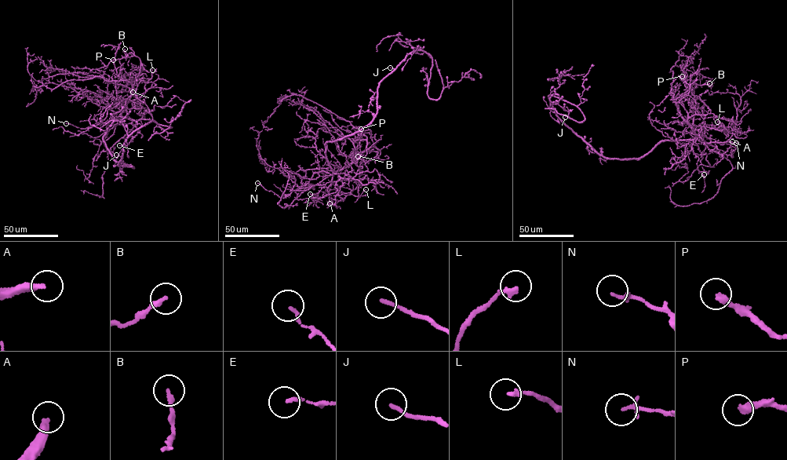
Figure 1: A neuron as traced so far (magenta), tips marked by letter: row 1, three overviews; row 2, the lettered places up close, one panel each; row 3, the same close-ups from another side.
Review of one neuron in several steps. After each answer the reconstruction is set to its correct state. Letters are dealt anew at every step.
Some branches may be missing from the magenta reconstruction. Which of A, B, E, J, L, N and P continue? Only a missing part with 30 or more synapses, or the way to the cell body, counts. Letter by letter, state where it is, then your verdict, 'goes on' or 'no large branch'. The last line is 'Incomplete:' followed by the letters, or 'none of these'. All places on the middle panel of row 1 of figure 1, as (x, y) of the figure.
A: at (329, 203); goes on
B: at (358, 156); no large branch
E: at (310, 194); no large branch
J: at (390, 67); goes on
L: at (366, 189); no large branch
N: at (257, 183); no large branch
P: at (361, 129); goes on
Incomplete: A, J, P

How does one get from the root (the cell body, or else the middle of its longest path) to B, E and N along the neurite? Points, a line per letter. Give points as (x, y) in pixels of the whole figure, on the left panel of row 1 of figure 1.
B: (114, 160), (103, 136), (132, 94), (140, 67), (139, 57), (132, 52), (125, 54), (125, 49)
E: (114, 160), (103, 137), (121, 115), (132, 120), (132, 123), (137, 127), (138, 133), (128, 144), (119, 145)
N: (114, 160), (103, 137), (122, 111), (111, 117), (107, 123), (98, 123), (85, 128), (66, 123)

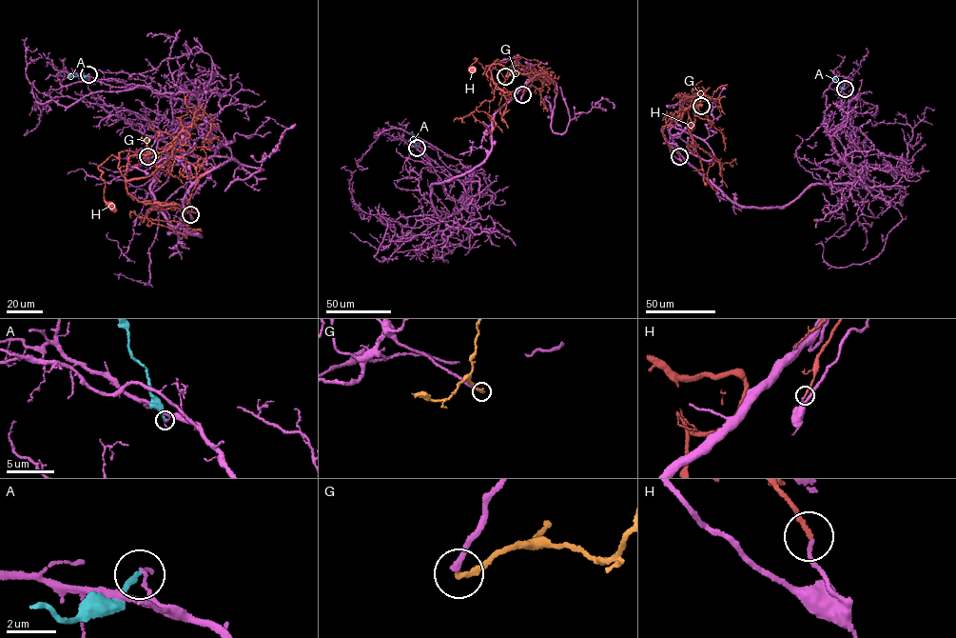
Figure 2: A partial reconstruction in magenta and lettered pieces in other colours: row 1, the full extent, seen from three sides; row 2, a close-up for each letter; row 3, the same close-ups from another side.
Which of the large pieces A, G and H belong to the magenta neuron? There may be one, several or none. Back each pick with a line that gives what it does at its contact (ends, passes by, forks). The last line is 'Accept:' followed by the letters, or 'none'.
Accept: none

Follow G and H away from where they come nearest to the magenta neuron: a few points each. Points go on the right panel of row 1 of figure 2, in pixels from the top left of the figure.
G: (701, 106), (699, 90), (691, 89)
H: (679, 156), (666, 142), (663, 126), (686, 108), (692, 139), (715, 158), (707, 179), (716, 191)

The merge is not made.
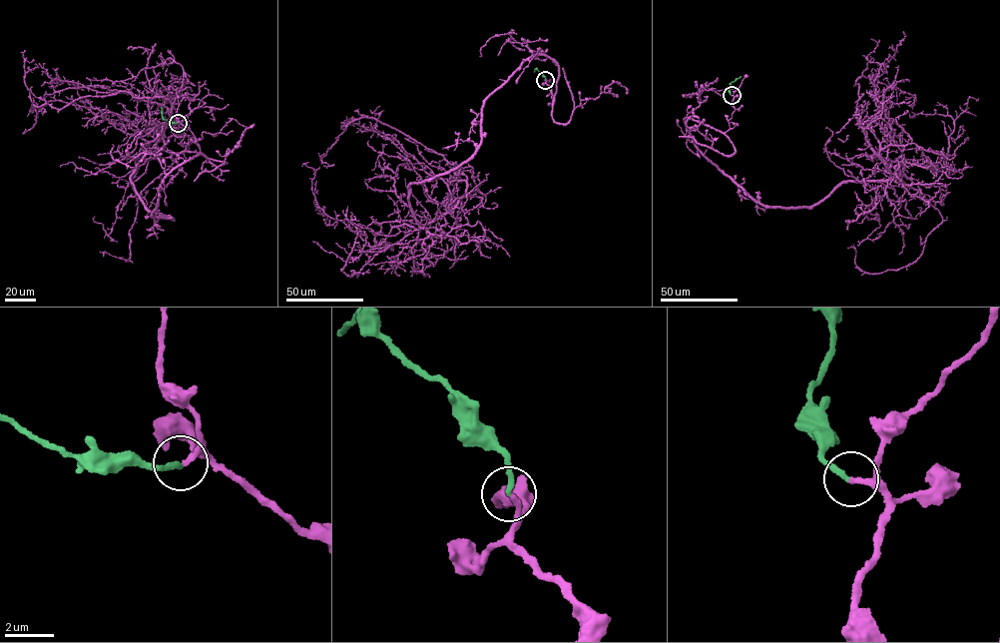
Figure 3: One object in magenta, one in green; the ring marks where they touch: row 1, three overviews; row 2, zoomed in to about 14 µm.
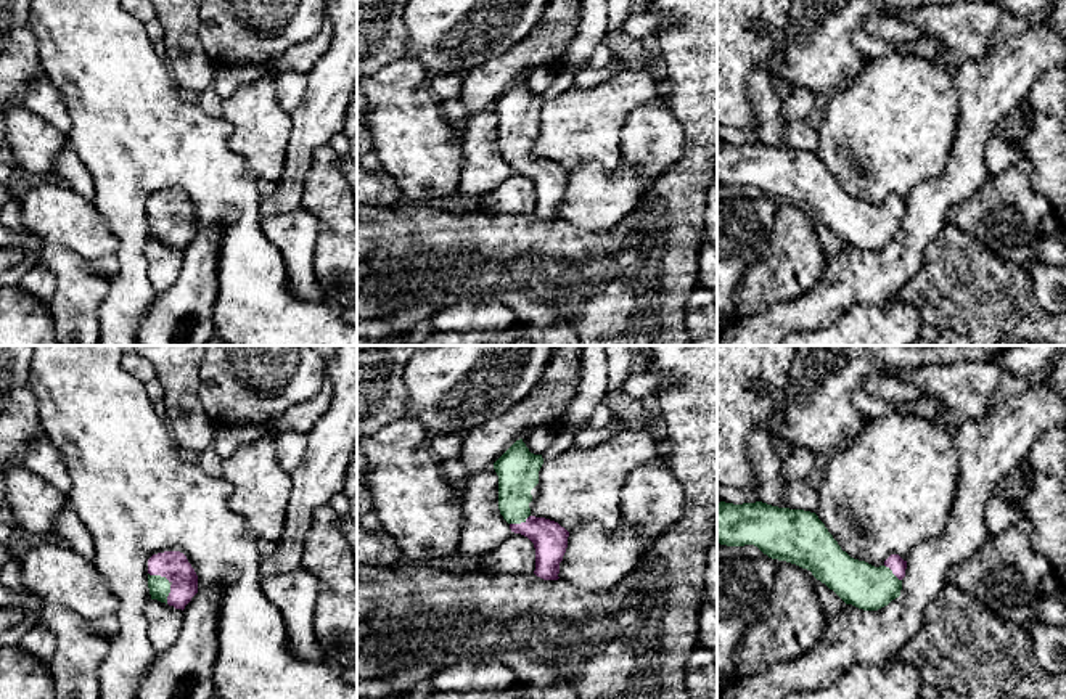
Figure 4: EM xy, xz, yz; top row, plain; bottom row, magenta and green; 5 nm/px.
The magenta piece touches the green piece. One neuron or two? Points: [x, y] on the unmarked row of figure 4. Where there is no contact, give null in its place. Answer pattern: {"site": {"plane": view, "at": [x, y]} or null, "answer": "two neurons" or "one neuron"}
{"site": {"plane": "xz", "at": [521, 163]}, "answer": "one neuron"}

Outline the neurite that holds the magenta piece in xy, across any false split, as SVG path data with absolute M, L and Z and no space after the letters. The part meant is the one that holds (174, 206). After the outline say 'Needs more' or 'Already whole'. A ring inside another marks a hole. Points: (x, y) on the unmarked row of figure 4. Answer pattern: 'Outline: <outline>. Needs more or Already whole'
Outline: M158 193L148 199L148 228L151 239L183 251L198 233L198 215L183 193Z. Needs more

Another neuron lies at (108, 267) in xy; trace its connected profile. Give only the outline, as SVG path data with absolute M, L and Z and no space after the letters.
M114 254L108 257L88 260L87 265L90 270L93 270L98 275L103 275L108 280L111 280L119 270L119 262Z

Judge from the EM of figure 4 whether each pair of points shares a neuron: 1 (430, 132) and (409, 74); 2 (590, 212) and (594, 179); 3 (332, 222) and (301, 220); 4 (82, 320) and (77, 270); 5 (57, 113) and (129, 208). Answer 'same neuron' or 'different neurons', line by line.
1: same neuron
2: same neuron
3: different neurons
4: same neuron
5: different neurons

